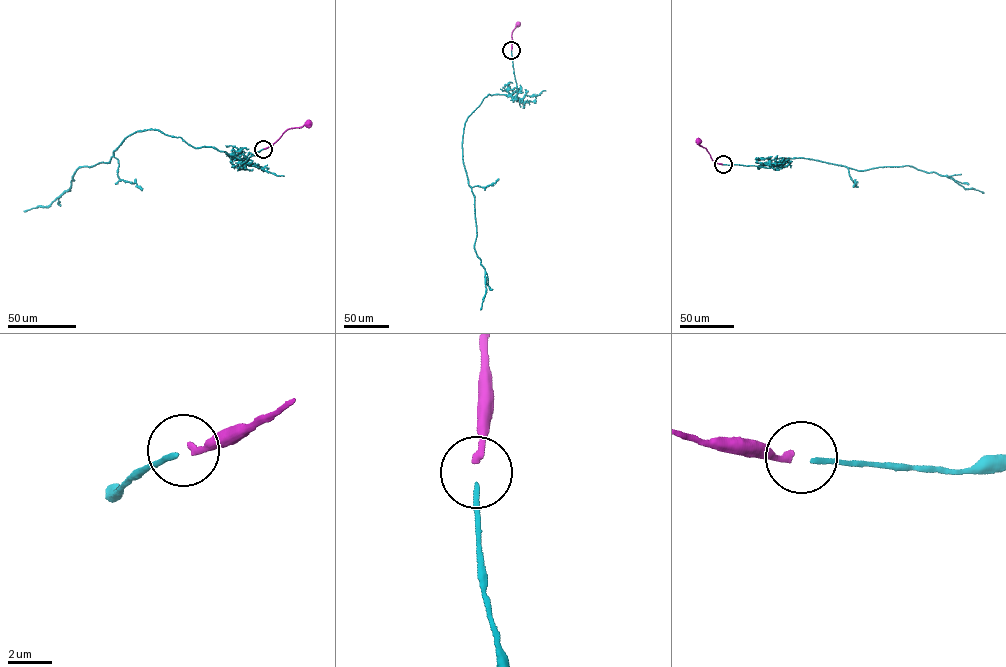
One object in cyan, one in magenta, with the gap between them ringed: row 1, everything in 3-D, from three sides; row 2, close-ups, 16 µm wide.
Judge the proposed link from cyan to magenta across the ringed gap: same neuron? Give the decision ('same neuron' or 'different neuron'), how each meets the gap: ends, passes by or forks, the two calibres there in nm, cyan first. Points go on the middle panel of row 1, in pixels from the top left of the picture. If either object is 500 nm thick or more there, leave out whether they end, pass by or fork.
same neuron; cyan ends; magenta ends; calibres 220 and 300 nm

